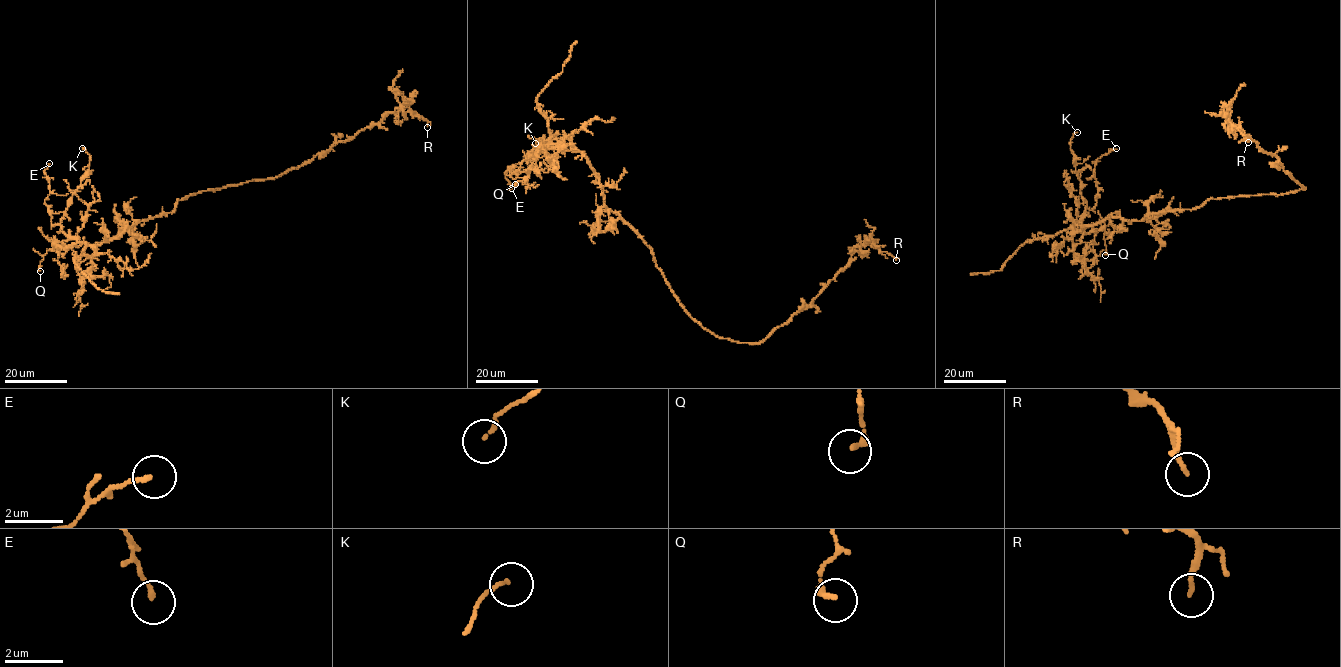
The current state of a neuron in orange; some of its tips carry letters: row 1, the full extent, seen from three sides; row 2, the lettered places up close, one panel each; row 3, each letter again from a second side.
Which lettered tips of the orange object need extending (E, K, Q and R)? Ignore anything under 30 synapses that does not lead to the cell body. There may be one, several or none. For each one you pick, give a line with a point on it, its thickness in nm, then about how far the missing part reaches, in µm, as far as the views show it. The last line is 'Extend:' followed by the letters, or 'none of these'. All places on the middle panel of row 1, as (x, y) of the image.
Extend: none of these

